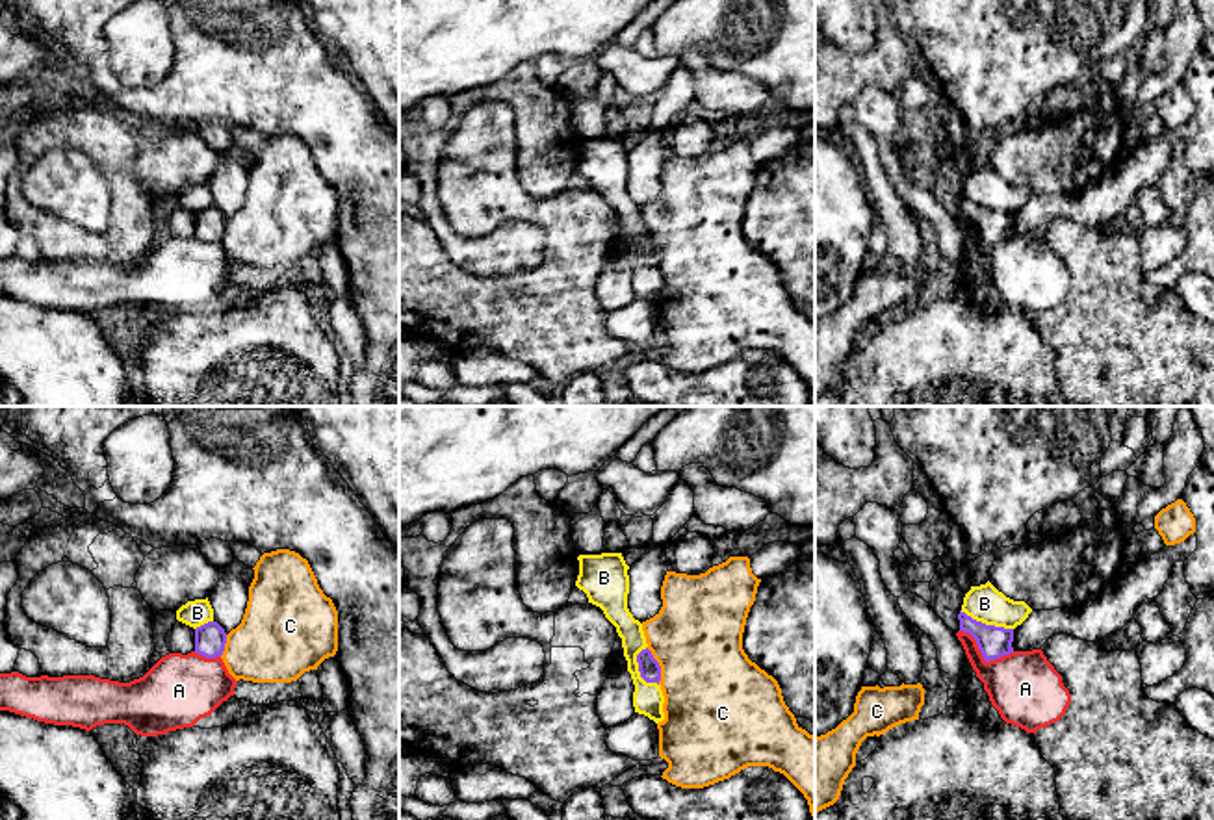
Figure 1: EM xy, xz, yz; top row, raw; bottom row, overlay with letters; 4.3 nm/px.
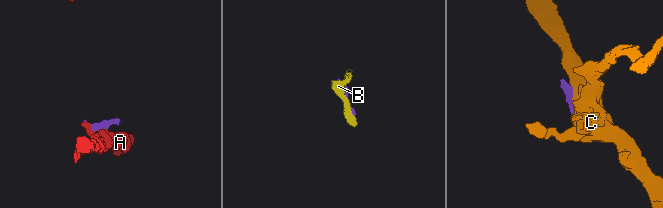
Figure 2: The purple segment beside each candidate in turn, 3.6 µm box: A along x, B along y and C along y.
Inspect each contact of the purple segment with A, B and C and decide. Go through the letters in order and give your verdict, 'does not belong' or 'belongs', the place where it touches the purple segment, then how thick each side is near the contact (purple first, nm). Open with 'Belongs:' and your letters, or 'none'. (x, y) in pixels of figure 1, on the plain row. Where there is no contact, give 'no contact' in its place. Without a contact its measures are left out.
Belongs: none
A: does not belong; meets purple in yz at (982, 240); 140 nm thick on the purple side, 300 nm on the other
B: does not belong; meets purple in yz at (984, 208); 140 nm thick on the purple side, 160 nm on the other
C: does not belong; meets purple in xz at (659, 251); 90 nm thick on the purple side, 420 nm on the other

